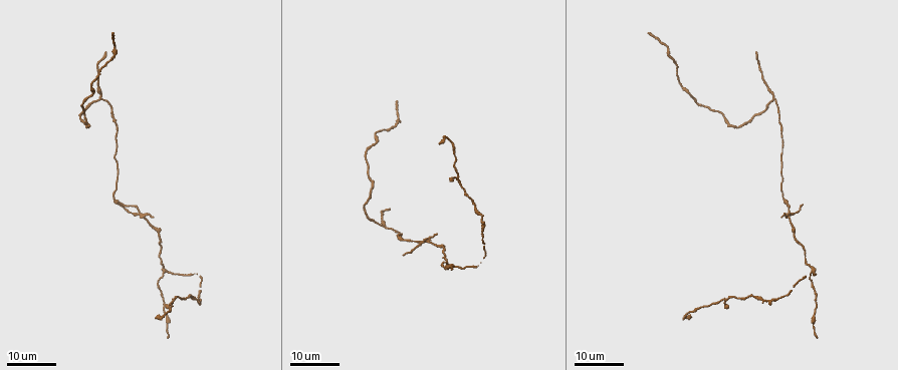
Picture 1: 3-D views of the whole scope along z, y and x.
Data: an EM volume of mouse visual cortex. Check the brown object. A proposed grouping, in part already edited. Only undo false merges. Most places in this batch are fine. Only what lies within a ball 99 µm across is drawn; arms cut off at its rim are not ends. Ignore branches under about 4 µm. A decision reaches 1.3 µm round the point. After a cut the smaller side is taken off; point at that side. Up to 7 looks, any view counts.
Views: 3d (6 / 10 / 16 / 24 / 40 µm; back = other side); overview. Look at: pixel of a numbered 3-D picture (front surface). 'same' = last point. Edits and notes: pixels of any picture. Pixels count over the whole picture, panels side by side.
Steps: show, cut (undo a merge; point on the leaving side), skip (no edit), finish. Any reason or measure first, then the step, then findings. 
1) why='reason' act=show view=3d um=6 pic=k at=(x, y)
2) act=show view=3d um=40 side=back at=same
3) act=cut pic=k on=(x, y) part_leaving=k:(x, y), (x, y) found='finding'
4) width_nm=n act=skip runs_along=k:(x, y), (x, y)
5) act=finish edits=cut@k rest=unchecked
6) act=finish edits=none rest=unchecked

why='three arms meet' act=show view=3d um=16 pic=1 at=(139, 212)

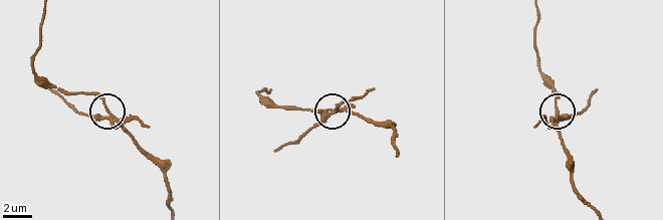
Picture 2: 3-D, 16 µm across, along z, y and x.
act=show view=3d um=6 pic=2 at=(335, 112)

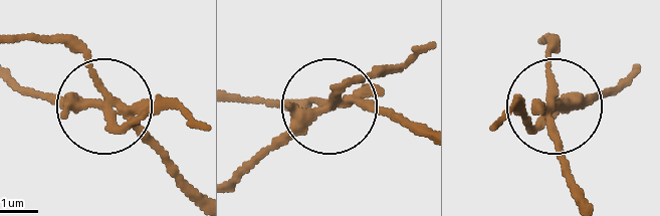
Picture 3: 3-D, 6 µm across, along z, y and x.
act=cut pic=3 on=(157, 94) part_leaving=3:(108, 105), (63, 105), (15, 86) found='a second neuron is stuck on'

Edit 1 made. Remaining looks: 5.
act=show view=overview

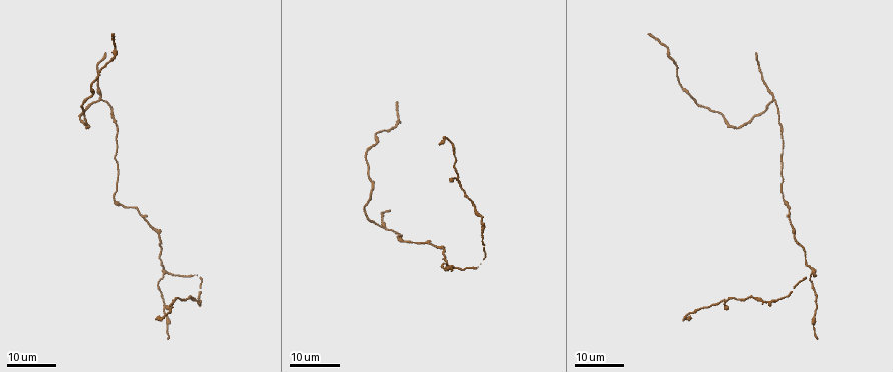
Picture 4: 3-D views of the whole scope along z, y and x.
why='arms part here' act=show view=3d um=24 pic=4 at=(165, 271)

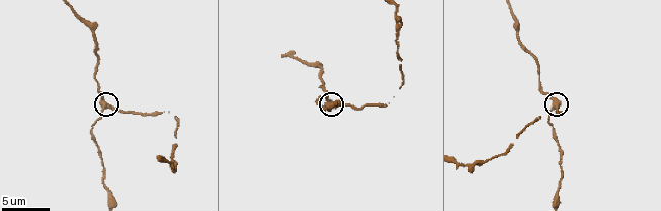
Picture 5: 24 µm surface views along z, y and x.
act=show view=3d um=6 pic=5 at=(103, 108)

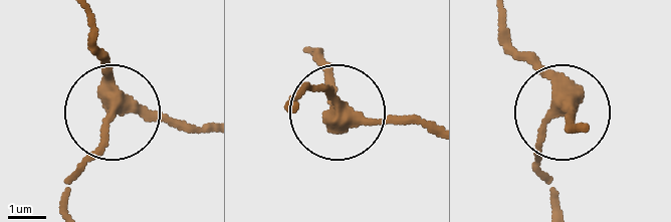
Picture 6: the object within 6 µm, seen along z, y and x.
act=show view=3d um=6 side=back pic=6 at=(342, 109)

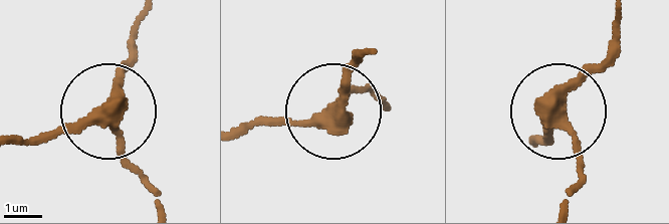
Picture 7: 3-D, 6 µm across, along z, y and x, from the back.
width_nm=340 act=skip runs_along=7:(143, 20), (110, 116), (123, 154), (146, 180) found='one neuron here'

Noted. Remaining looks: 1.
act=finish edits=cut@3 rest=unchecked

